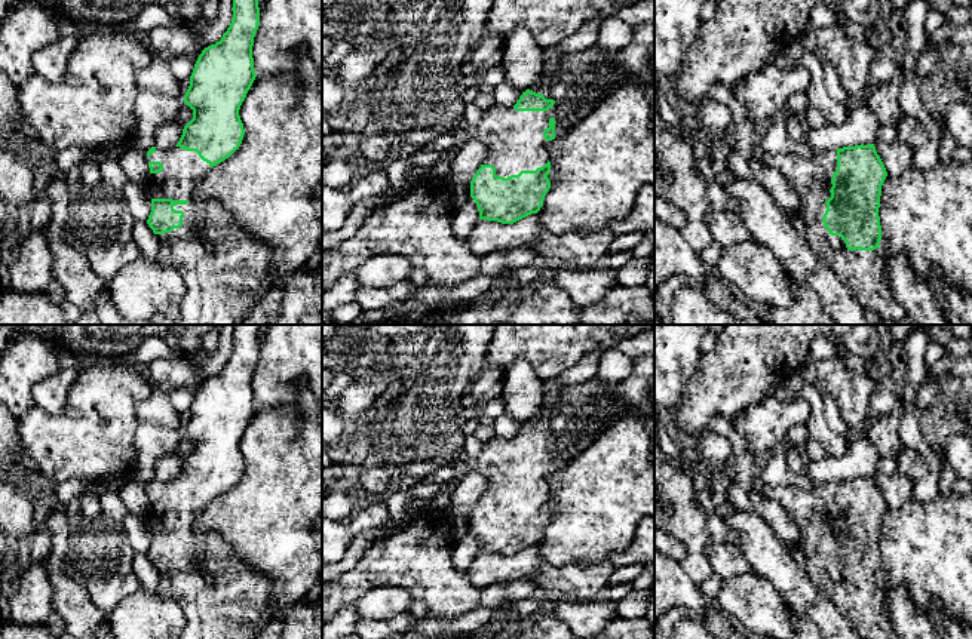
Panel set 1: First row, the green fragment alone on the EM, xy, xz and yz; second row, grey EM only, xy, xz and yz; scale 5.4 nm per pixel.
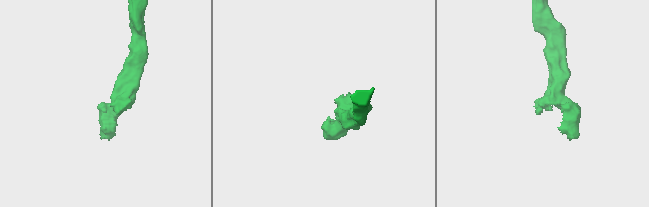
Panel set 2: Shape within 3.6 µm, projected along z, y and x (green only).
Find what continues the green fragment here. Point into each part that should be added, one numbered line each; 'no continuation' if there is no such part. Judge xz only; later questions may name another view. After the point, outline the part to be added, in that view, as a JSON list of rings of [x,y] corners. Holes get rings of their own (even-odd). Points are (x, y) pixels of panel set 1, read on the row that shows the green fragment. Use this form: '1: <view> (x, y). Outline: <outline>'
1: xz (515, 138). Outline: [[[654,24],[632,28],[632,40],[623,49],[602,50],[595,44],[565,53],[558,68],[543,76],[534,90],[555,101],[548,111],[516,111],[494,104],[482,111],[476,126],[463,123],[432,130],[411,129],[405,133],[405,142],[424,145],[439,135],[453,135],[463,126],[470,136],[488,145],[482,165],[493,165],[497,176],[508,178],[542,168],[549,160],[543,130],[549,128],[551,117],[555,119],[555,138],[559,138],[589,114],[613,83],[629,79],[646,85],[651,80]]]

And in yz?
1: yz (862, 272). Outline: [[[818,150],[810,157],[795,153],[763,154],[763,160],[781,172],[798,197],[800,209],[789,216],[791,222],[806,234],[807,243],[834,270],[859,305],[876,311],[880,320],[898,322],[904,317],[905,310],[886,282],[883,248],[849,251],[846,242],[831,236],[822,222],[825,202],[831,197],[831,178],[837,170],[837,150]]]

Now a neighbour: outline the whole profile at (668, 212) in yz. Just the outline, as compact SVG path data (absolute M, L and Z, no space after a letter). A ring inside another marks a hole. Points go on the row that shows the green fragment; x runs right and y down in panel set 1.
M654 196L654 216L677 230L683 230L687 225L686 212L675 203Z

